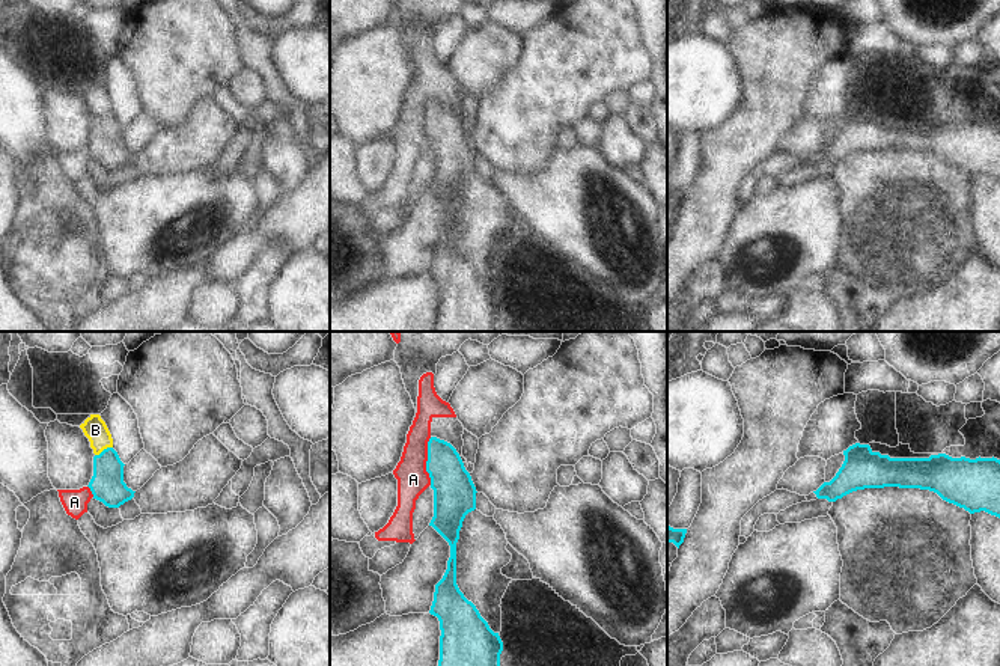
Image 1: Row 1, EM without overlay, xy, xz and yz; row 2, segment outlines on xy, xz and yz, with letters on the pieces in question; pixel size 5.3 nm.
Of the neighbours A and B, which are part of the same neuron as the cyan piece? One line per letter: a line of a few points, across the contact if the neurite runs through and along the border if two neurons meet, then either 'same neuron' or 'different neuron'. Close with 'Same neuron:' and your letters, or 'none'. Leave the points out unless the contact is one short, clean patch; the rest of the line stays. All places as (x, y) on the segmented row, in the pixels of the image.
A: different neuron
B: xy (107, 485), (107, 464), (103, 451), (95, 430) | same neuron
Same neuron: B

